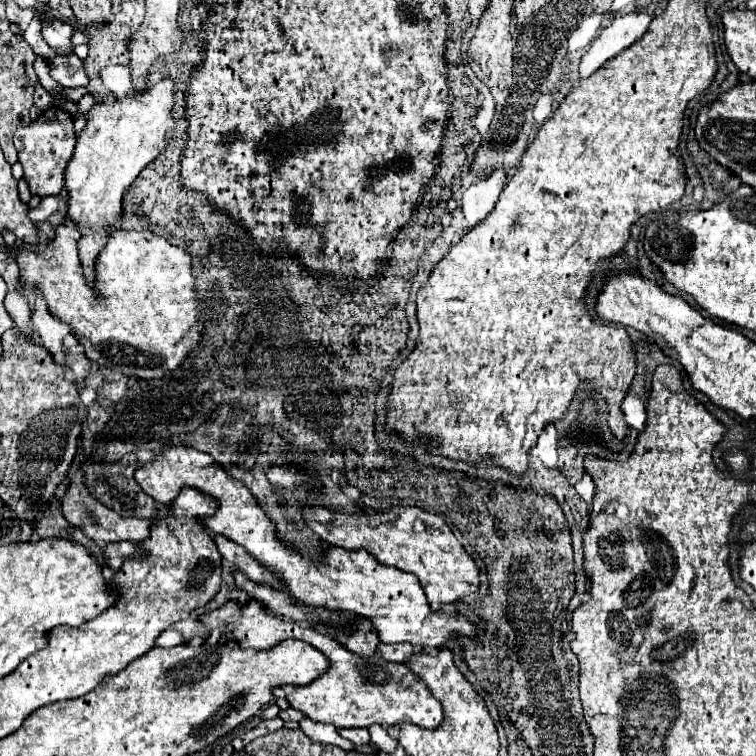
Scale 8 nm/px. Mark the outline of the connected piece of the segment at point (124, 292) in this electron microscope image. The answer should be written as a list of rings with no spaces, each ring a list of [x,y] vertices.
[[[56,226],[56,236],[48,246],[42,248],[20,248],[16,254],[20,266],[20,282],[38,286],[48,302],[52,316],[70,324],[86,348],[86,356],[100,366],[108,366],[128,376],[138,376],[144,380],[162,378],[166,372],[176,370],[182,360],[190,356],[192,350],[204,346],[204,324],[198,320],[198,298],[196,280],[192,274],[192,256],[172,246],[162,236],[152,232],[136,230],[114,230],[108,244],[96,258],[96,292],[86,284],[82,276],[82,266],[78,258],[78,238],[80,232],[74,226]]]

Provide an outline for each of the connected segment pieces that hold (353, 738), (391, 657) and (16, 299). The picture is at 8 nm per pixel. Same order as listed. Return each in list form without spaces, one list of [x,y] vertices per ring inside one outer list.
[[[342,728],[340,736],[350,738],[350,742],[354,742],[356,746],[358,744],[370,744],[370,734],[366,728]]]
[[[378,644],[378,652],[388,660],[388,662],[406,662],[406,658],[410,658],[414,654],[412,644]]]
[[[18,290],[8,292],[6,298],[4,298],[4,308],[8,310],[8,314],[10,314],[10,318],[14,320],[14,324],[16,324],[26,336],[30,336],[30,328],[28,328],[30,308],[28,308],[26,298],[24,298]]]

